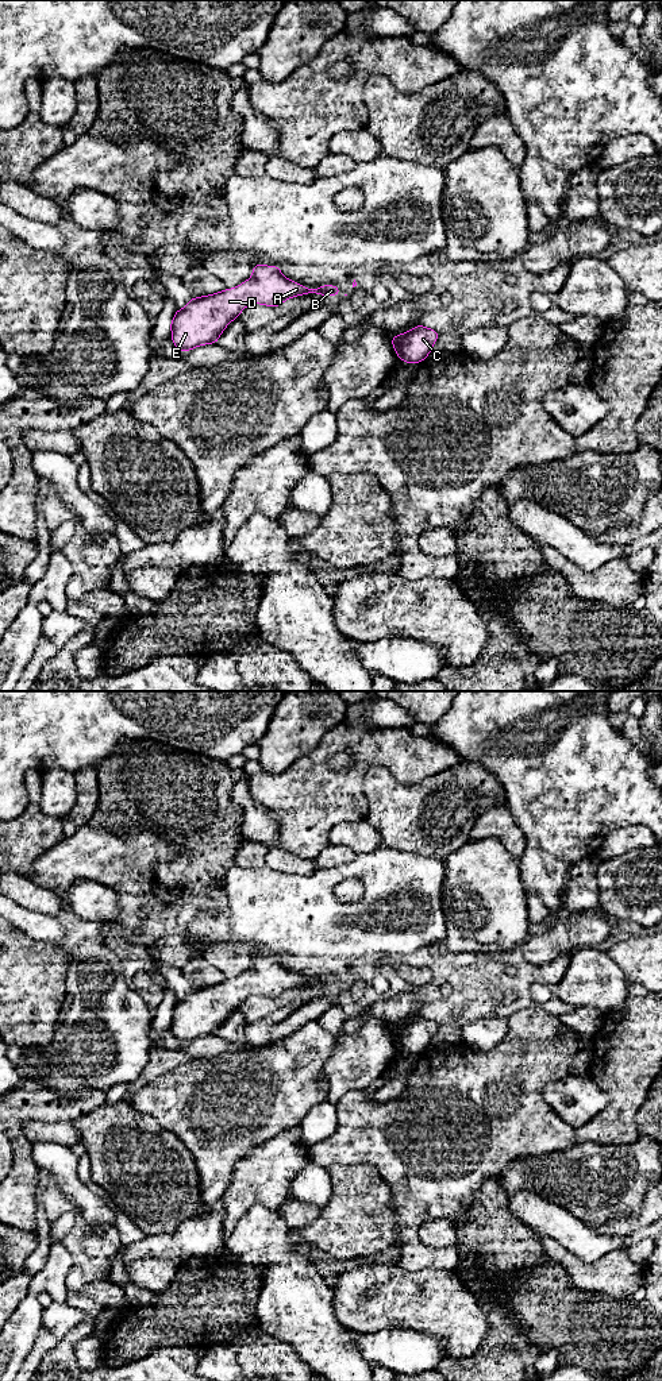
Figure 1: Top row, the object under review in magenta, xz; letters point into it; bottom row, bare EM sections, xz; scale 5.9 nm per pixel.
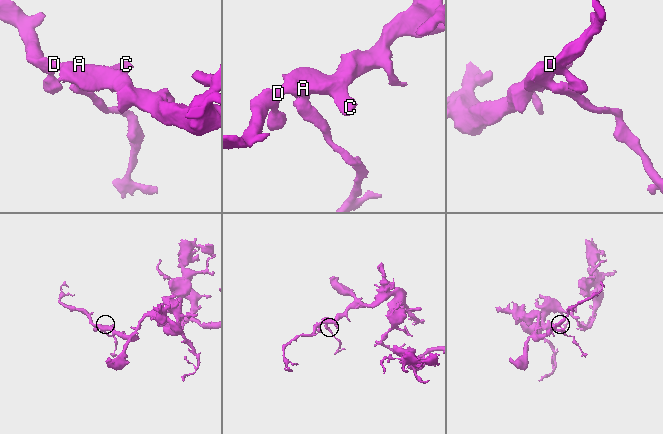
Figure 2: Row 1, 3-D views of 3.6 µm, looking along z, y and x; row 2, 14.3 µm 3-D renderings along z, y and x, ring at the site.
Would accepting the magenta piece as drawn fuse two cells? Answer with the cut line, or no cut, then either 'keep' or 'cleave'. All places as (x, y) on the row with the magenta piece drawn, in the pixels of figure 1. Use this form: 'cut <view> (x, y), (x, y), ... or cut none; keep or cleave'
cut none; keep

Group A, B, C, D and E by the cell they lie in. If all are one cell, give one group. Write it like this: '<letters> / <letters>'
A B C D E

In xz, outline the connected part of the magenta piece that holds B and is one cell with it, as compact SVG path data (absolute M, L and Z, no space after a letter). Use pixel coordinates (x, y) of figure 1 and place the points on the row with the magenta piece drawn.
M255 263L251 278L239 286L204 297L193 297L185 308L177 309L170 323L170 339L181 352L204 344L216 344L226 327L238 319L247 305L254 302L281 306L285 300L301 294L330 297L342 293L334 285L308 289L285 278L280 266Z

